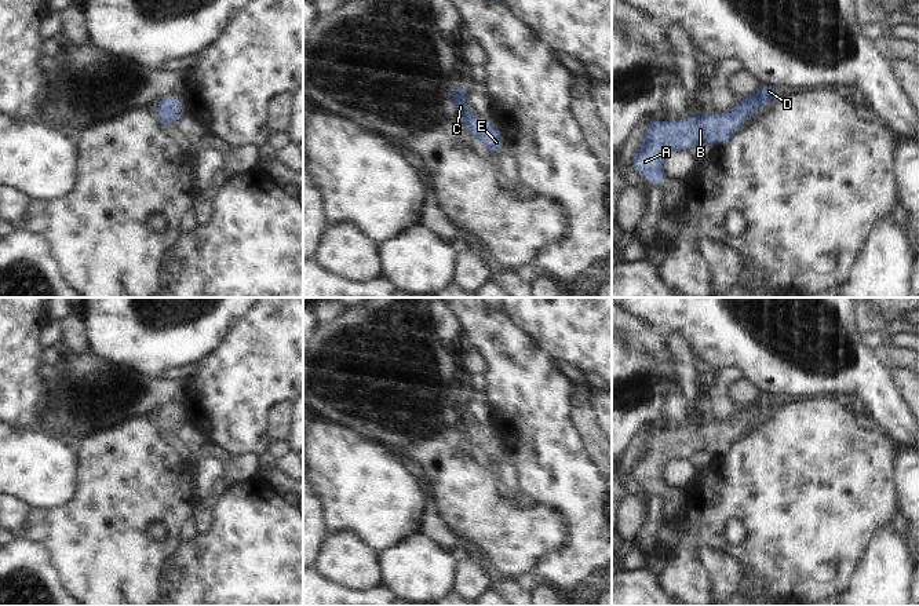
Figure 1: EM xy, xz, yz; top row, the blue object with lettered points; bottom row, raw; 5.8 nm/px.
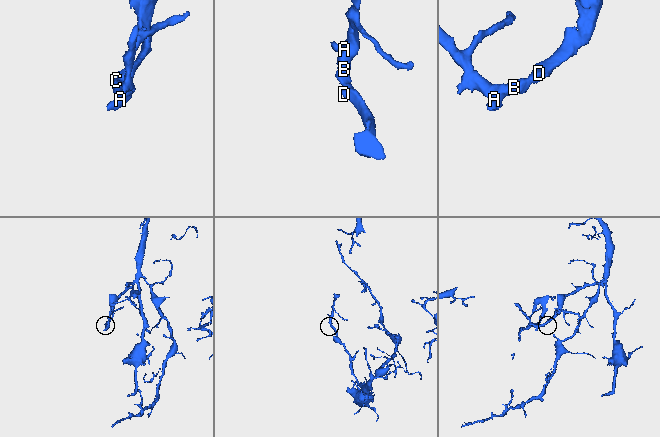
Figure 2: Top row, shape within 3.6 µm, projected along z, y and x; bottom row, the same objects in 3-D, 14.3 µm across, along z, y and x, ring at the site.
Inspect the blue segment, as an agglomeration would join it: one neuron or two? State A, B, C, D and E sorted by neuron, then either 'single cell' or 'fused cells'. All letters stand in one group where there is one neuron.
A B C D E | single cell

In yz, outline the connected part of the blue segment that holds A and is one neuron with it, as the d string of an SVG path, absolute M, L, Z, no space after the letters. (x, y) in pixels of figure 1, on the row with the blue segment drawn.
M761 85L739 106L725 114L703 113L682 121L648 121L642 146L634 154L634 169L653 186L668 180L664 172L667 156L672 152L690 150L699 143L725 146L747 123L748 114L758 113L778 95L777 87Z

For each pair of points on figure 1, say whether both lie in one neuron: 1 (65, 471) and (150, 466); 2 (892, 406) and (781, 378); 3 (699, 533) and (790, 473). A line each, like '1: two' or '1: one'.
1: two
2: one
3: one

